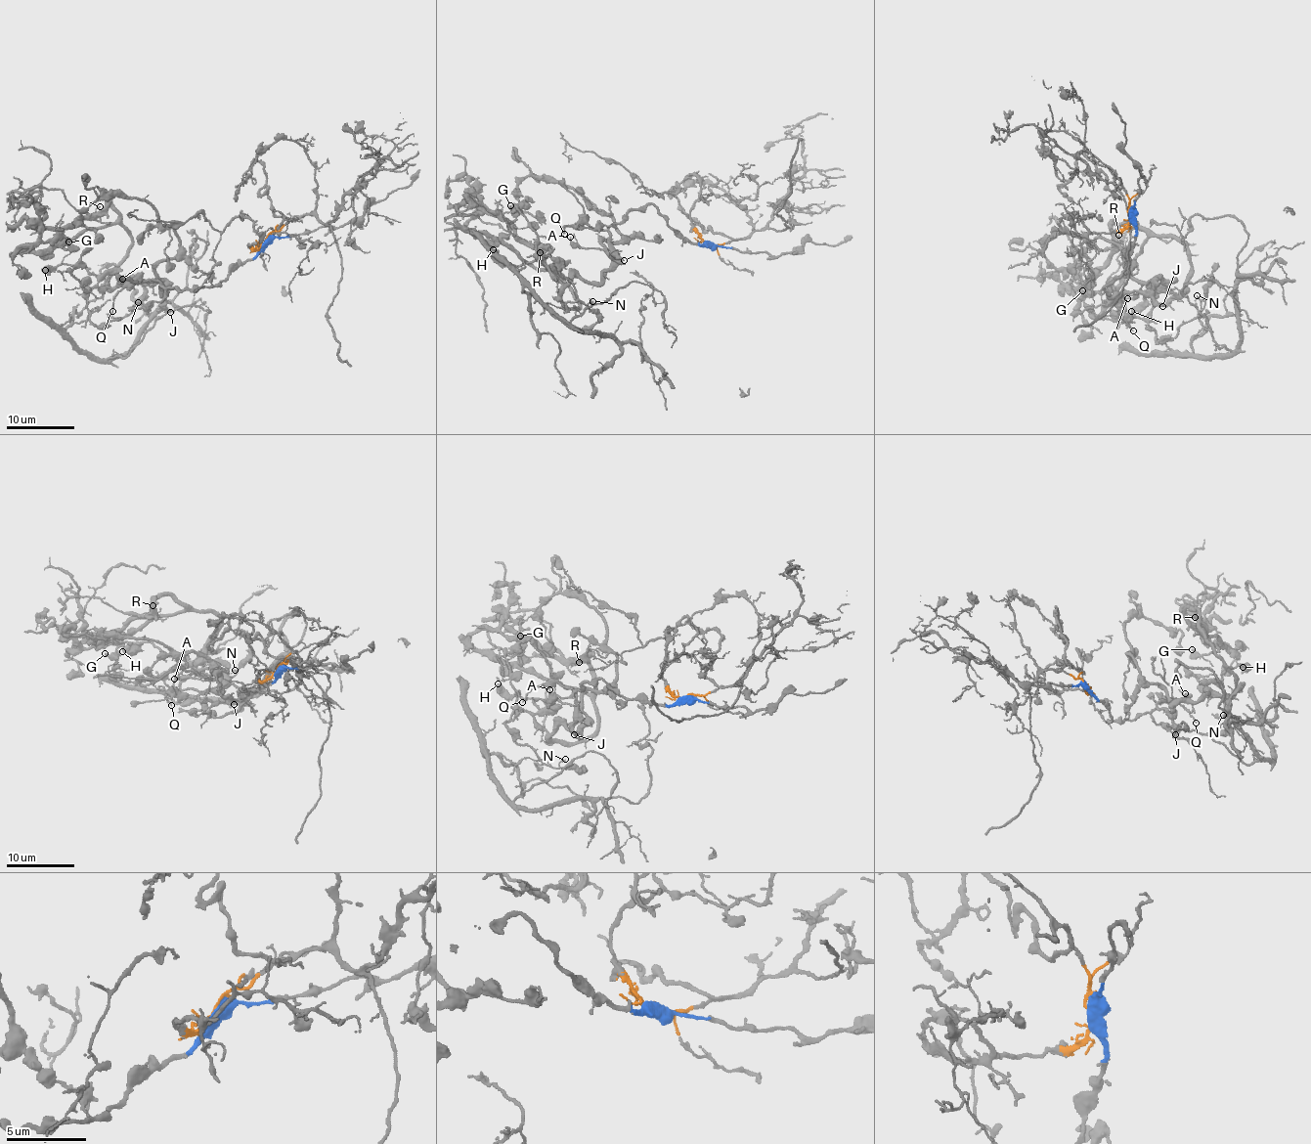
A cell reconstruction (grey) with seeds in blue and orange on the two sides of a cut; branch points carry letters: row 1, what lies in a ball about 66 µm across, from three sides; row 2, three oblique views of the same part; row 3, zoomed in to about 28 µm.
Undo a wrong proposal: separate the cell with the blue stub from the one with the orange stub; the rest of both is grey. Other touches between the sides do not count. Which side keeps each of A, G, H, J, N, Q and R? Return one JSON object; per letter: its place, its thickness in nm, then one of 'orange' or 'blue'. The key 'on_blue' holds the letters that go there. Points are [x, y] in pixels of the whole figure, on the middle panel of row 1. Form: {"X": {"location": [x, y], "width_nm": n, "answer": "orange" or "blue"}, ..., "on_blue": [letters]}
{"A": {"location": [570, 237], "width_nm": 170, "answer": "blue"}, "G": {"location": [510, 205], "width_nm": 280, "answer": "blue"}, "H": {"location": [493, 249], "width_nm": 650, "answer": "blue"}, "J": {"location": [624, 260], "width_nm": 180, "answer": "blue"}, "N": {"location": [592, 301], "width_nm": 170, "answer": "blue"}, "Q": {"location": [564, 234], "width_nm": 130, "answer": "blue"}, "R": {"location": [540, 252], "width_nm": 120, "answer": "blue"}, "on_blue": ["A", "G", "H", "J", "N", "Q", "R"]}

